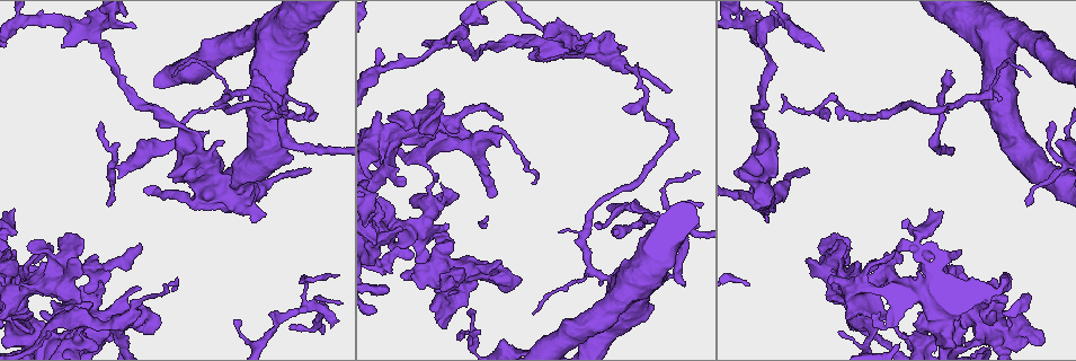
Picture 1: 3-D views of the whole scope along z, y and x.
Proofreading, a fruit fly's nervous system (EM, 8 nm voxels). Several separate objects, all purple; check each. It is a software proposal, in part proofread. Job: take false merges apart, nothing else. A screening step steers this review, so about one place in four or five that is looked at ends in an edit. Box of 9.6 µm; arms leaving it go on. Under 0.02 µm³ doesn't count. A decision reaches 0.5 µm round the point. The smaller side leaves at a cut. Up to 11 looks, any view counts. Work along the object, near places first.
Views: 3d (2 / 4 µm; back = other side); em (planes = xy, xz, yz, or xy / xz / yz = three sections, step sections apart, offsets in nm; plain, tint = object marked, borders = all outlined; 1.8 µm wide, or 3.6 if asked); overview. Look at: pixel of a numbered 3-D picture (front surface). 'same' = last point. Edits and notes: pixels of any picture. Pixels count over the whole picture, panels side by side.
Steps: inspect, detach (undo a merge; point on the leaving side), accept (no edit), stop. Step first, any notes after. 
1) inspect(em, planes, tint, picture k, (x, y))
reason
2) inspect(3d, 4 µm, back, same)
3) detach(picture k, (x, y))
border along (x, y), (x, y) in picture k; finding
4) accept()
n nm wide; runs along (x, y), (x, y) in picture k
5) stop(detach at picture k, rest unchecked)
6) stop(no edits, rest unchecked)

inspect(3d, 4 µm, back, picture 1, (66, 277))
arms run side by side

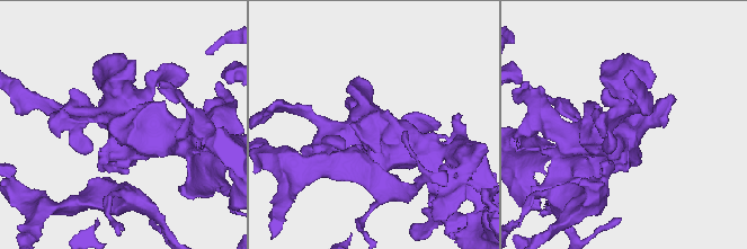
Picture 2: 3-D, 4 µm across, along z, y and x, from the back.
inspect(em, 3.6 µm, xy, step 4, tint, picture 2, (123, 127))
now the EM

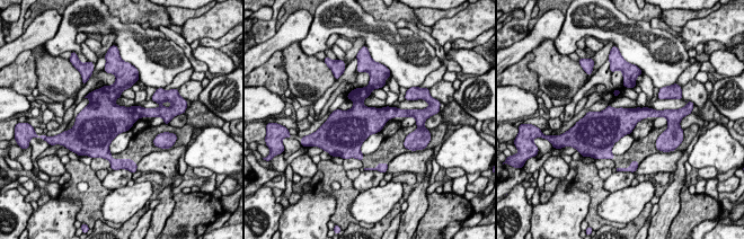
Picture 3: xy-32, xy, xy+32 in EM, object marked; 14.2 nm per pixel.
inspect(em, 3.6 µm, planes, tint, same)

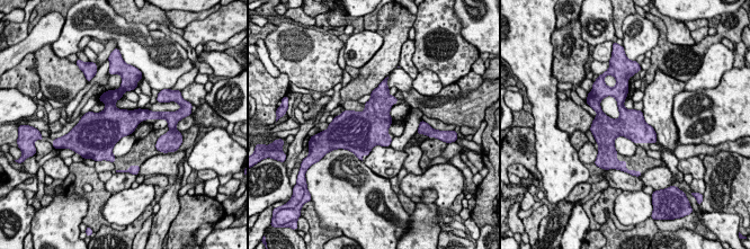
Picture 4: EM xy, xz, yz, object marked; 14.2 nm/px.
accept()
one neuron here

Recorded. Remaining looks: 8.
inspect(em, planes, tint, picture 1, (307, 309))
abrupt turn

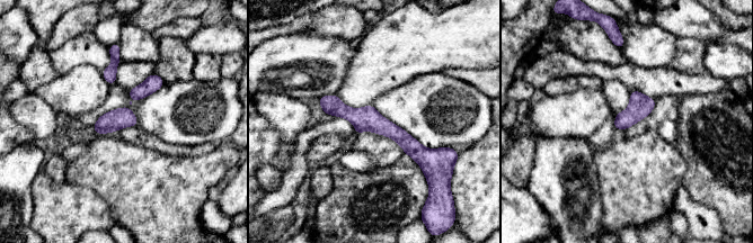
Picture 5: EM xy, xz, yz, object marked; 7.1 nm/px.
accept()
runs along (322, 99), (432, 155) in picture 5; all the same neuron

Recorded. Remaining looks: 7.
inspect(3d, 4 µm, picture 1, (757, 205))
abrupt turn

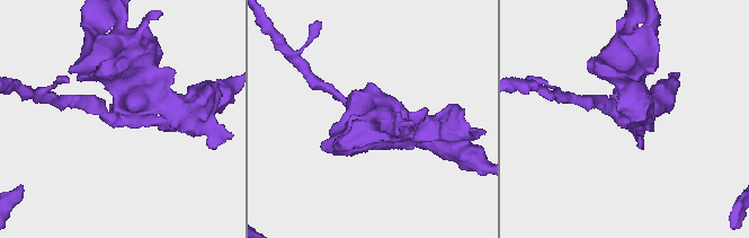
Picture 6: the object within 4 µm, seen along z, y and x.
inspect(em, planes, tint, picture 6, (120, 117))

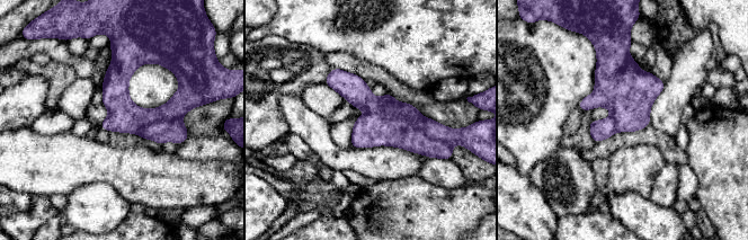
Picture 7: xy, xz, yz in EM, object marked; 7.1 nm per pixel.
detach(picture 7, (433, 129))
220 nm wide; border along (408, 117), (427, 134), (446, 143) in picture 7; a second neuron is stuck on

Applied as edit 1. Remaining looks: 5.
inspect(3d, 2 µm, picture 1, (187, 133))
thin neck

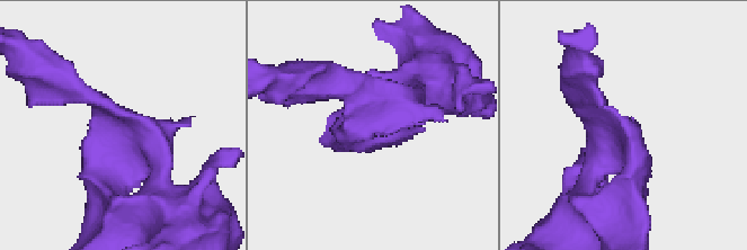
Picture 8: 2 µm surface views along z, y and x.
inspect(em, planes, plain, picture 8, (604, 117))

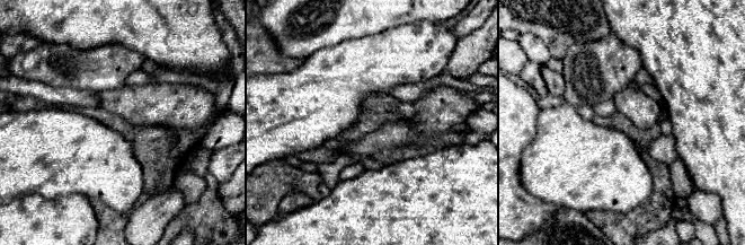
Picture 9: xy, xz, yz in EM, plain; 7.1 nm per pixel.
inspect(em, planes, tint, same)

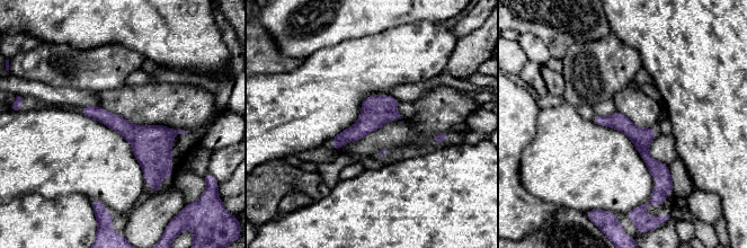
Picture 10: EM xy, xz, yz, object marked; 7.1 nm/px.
accept()
140 nm wide; runs along (83, 109), (125, 127), (154, 180) in picture 10; continuous, no second neuron

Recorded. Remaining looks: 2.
stop(detach at picture 7, rest unchecked)

